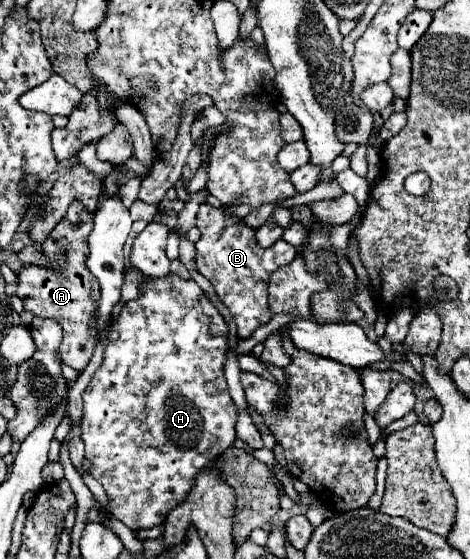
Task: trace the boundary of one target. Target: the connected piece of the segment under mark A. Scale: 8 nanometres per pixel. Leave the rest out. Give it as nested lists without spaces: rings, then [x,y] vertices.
[[[76,201],[68,207],[64,219],[54,227],[54,231],[42,243],[42,255],[50,261],[48,265],[28,265],[18,273],[16,295],[24,301],[24,309],[36,317],[54,319],[64,329],[64,339],[60,345],[60,359],[64,365],[82,371],[90,363],[96,341],[98,341],[98,299],[100,299],[100,283],[88,271],[86,259],[90,253],[88,235],[92,231],[92,213]]]

